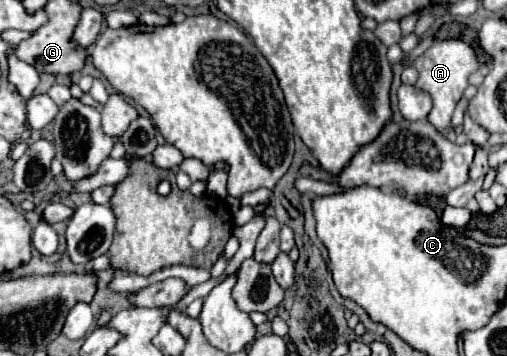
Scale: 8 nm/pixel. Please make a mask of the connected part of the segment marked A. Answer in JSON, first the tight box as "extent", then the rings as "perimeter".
{"extent":[413,39,479,131],"perimeter":[[[445,39],[445,41],[435,41],[421,57],[415,59],[413,67],[419,71],[419,79],[415,83],[415,87],[419,87],[421,91],[429,93],[433,99],[433,109],[427,115],[427,121],[439,131],[447,131],[451,129],[451,117],[455,111],[455,105],[459,103],[459,99],[463,97],[463,91],[467,89],[467,79],[473,71],[479,69],[479,61],[473,53],[473,49],[463,43],[461,39]]]}

